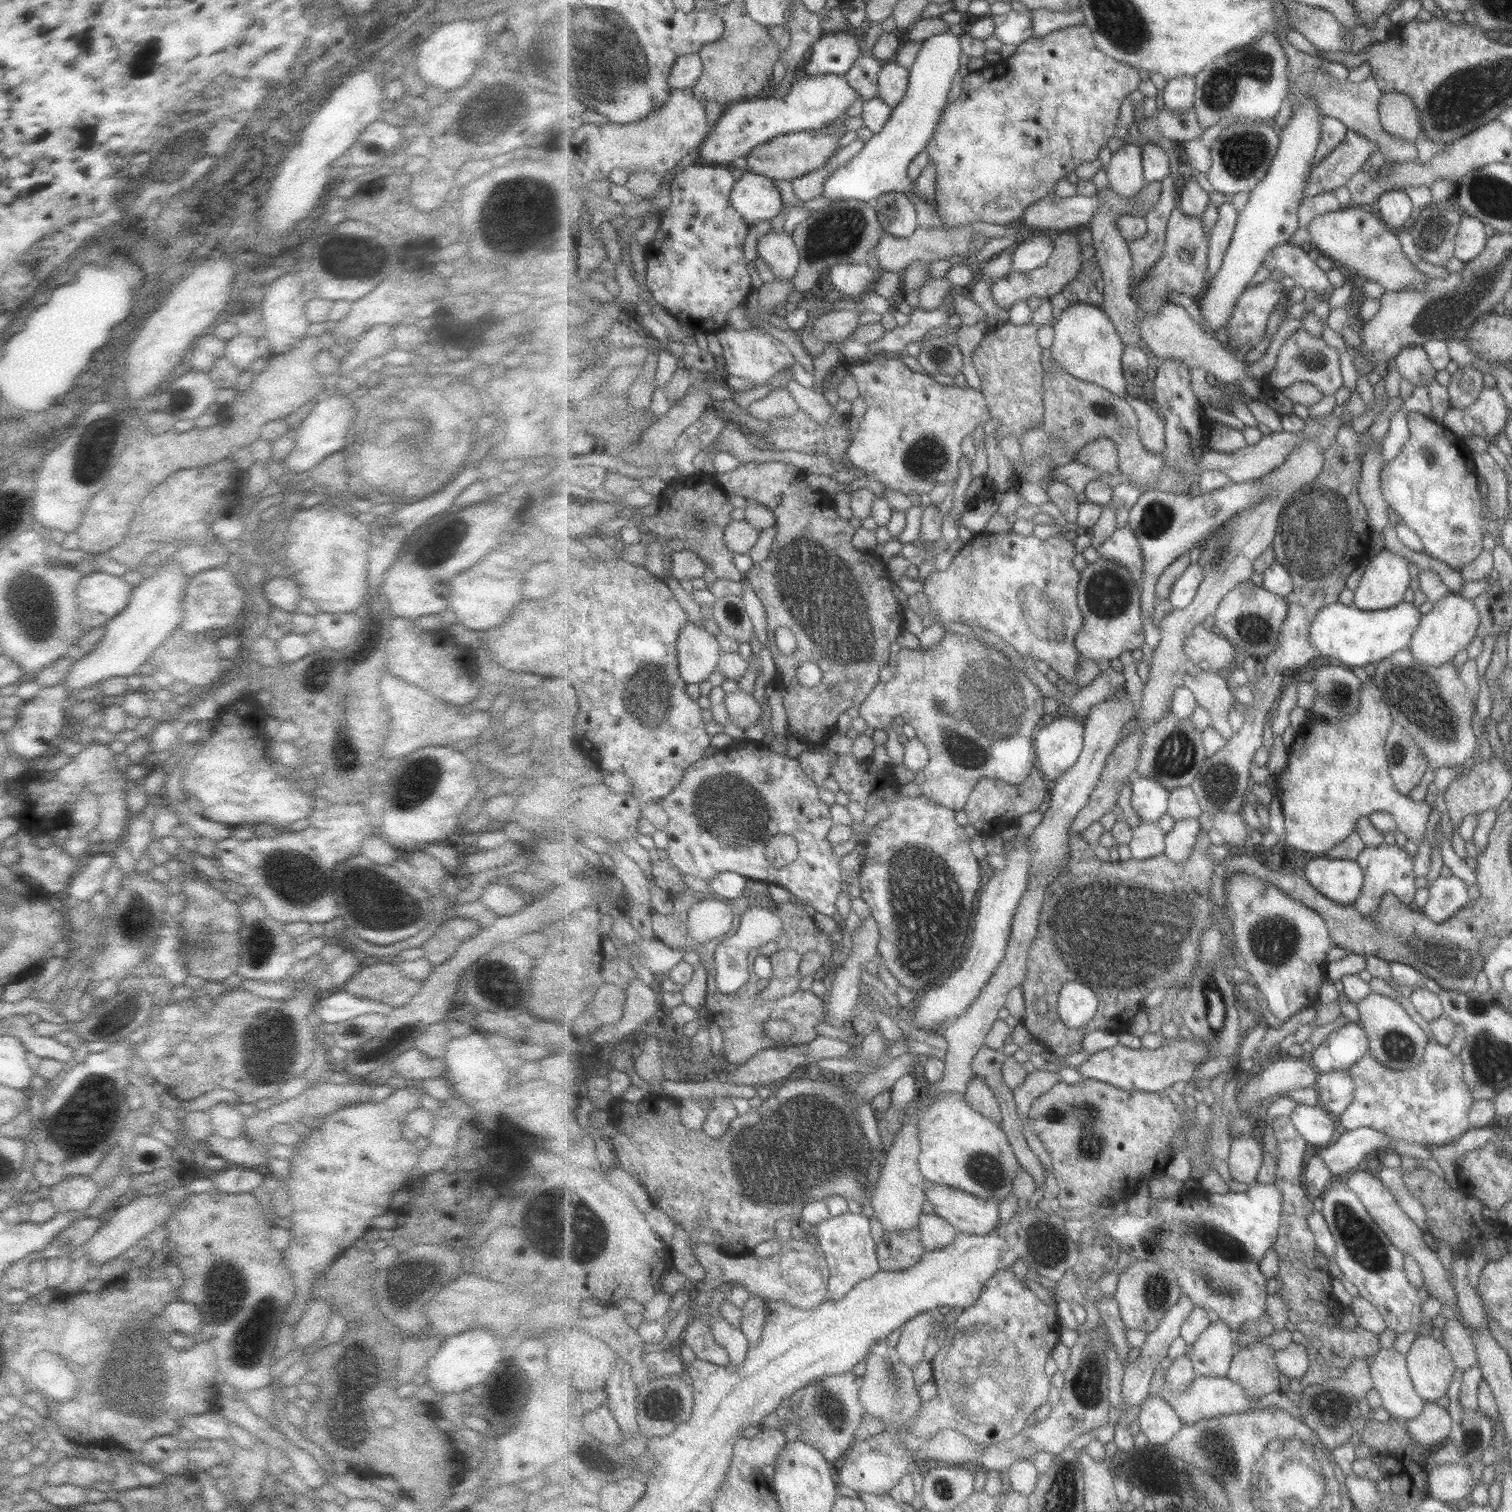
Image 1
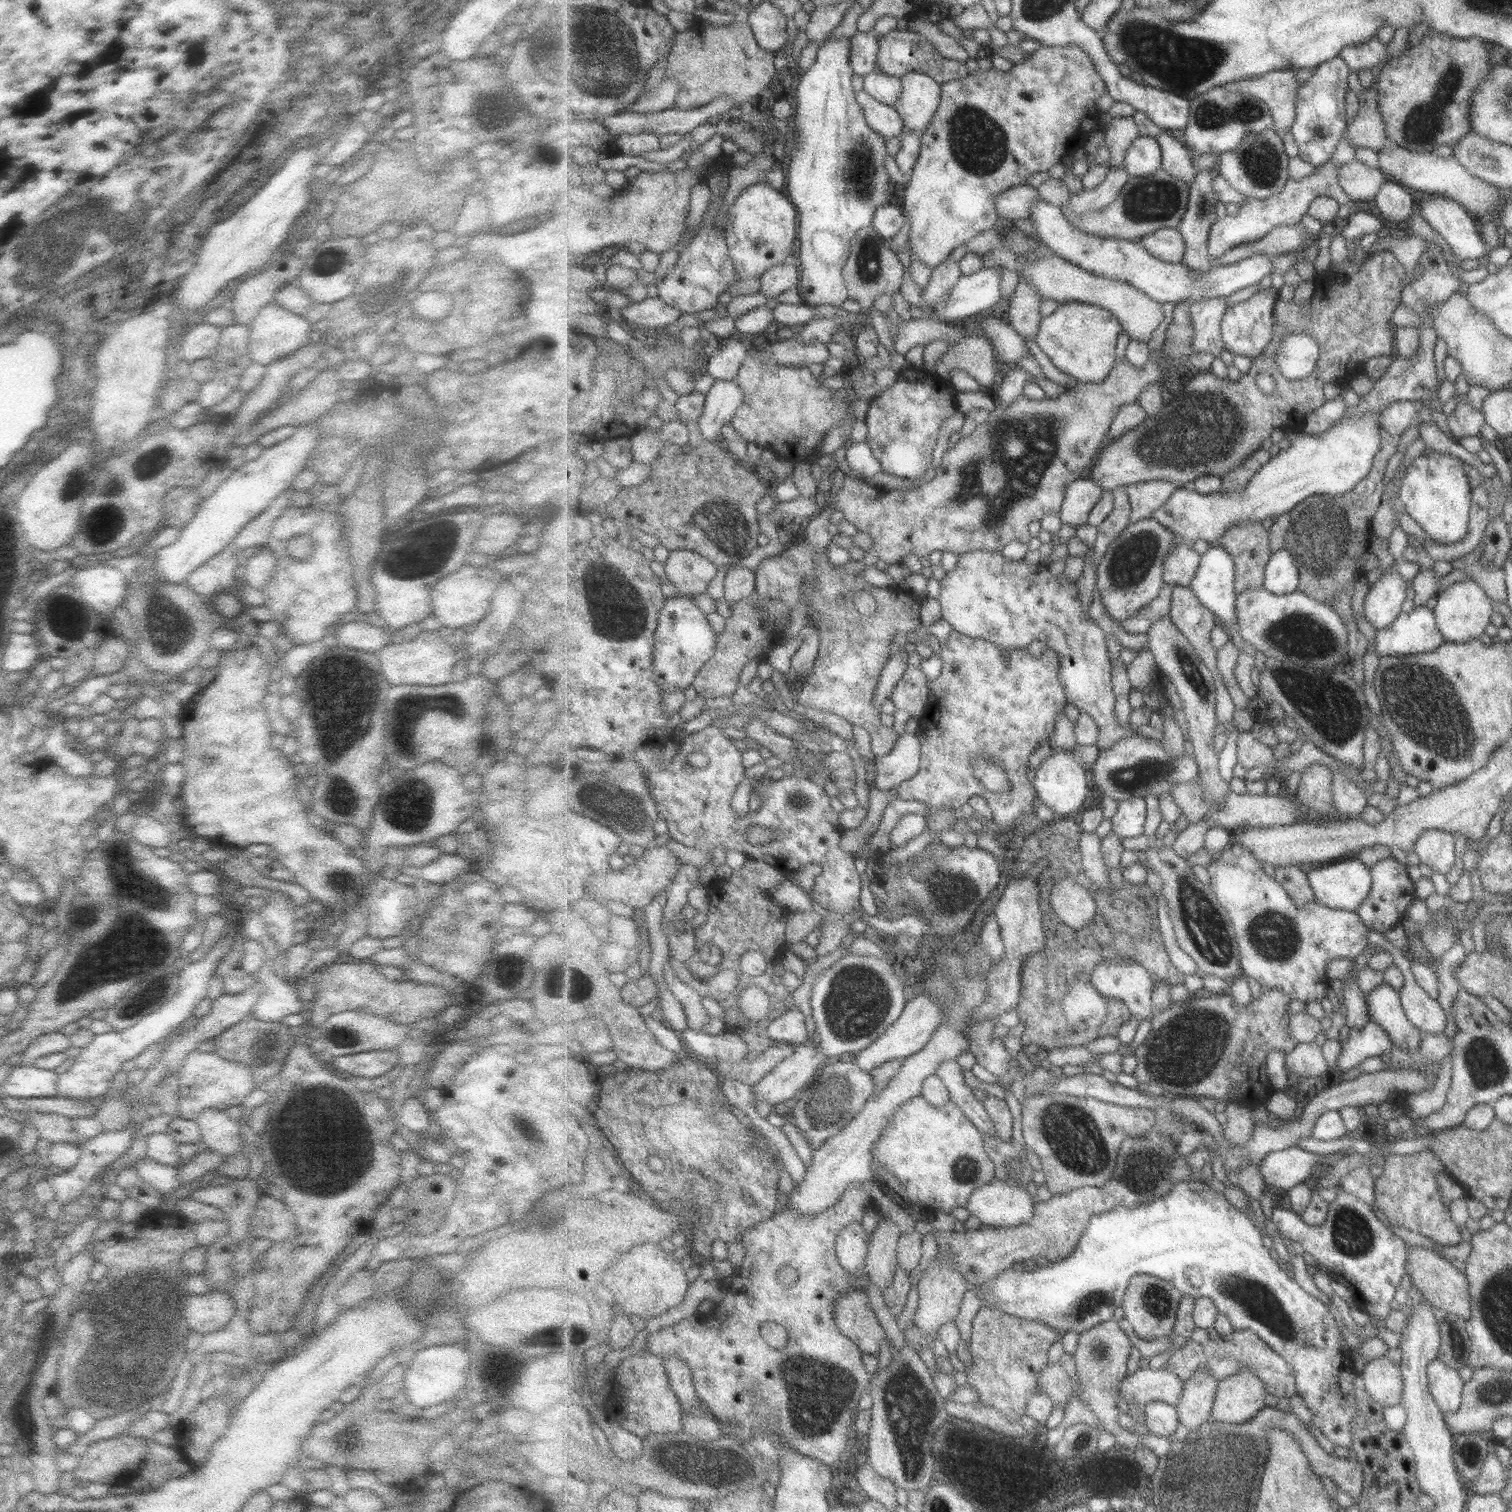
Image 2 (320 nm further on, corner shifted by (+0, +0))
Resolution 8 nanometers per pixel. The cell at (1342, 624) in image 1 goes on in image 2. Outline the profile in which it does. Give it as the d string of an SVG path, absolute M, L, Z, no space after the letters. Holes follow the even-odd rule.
M1427 606L1415 607L1409 614L1403 613L1390 628L1376 631L1373 641L1380 658L1428 654L1446 643L1434 612Z

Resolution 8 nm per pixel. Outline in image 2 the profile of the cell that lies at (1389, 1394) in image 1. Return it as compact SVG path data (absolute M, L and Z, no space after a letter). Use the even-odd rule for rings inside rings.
M1391 1356L1371 1360L1361 1373L1366 1393L1385 1407L1401 1404L1405 1388L1402 1372L1402 1364L1395 1364Z

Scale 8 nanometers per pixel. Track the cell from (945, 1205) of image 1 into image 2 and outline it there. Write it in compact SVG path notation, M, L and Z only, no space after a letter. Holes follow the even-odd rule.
M995 1178L989 1184L973 1191L965 1209L969 1212L969 1215L976 1217L982 1226L1015 1227L1021 1224L1029 1224L1034 1219L1035 1204L1033 1195L1029 1194L1025 1188Z

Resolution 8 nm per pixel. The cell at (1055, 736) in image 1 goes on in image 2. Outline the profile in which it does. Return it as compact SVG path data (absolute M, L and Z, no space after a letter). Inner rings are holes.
M1052 750L1051 754L1035 771L1034 787L1039 803L1049 807L1057 814L1058 818L1071 818L1071 814L1079 812L1083 802L1087 800L1087 794L1089 794L1087 770L1078 763L1077 756L1074 756L1074 750Z

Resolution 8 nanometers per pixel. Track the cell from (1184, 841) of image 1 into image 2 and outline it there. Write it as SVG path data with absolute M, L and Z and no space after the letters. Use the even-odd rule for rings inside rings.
M1242 844L1231 845L1218 854L1206 868L1210 875L1210 887L1219 902L1231 915L1238 943L1243 973L1256 978L1265 988L1285 992L1292 1000L1320 1001L1327 996L1330 980L1325 975L1327 964L1337 958L1354 960L1370 945L1370 928L1356 912L1329 908L1319 902L1298 906L1290 892L1275 878L1267 876L1258 857Z

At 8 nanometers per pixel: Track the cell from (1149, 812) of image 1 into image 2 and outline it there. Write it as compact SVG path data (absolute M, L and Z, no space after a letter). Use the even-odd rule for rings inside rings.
M1143 797L1127 799L1118 802L1118 808L1115 815L1111 818L1112 831L1121 838L1137 838L1144 834L1147 820L1147 803Z

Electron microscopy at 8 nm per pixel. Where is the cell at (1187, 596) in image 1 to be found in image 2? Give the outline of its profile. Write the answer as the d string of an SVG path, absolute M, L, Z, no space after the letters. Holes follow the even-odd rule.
M1217 545L1210 546L1207 551L1202 554L1202 559L1197 569L1193 583L1189 585L1191 592L1199 598L1206 608L1211 612L1215 612L1215 617L1219 623L1223 623L1229 629L1233 644L1242 651L1241 628L1237 622L1237 598L1236 593L1236 564L1234 558L1223 547Z

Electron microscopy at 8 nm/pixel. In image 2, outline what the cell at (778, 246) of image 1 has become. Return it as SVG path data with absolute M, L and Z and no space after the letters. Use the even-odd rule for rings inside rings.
M778 264L762 276L760 292L766 297L776 297L787 290L799 289L799 284L800 268L798 265Z

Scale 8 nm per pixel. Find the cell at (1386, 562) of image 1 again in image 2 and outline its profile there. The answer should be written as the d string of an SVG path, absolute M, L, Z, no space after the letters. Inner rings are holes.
M1393 571L1384 573L1369 589L1364 600L1364 615L1376 631L1390 628L1402 615L1401 606L1411 597L1409 582Z

